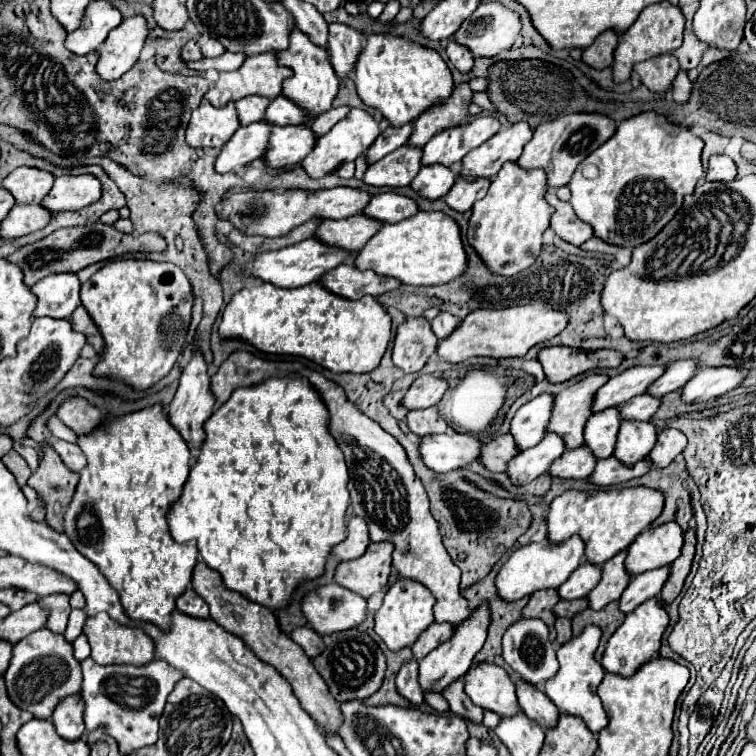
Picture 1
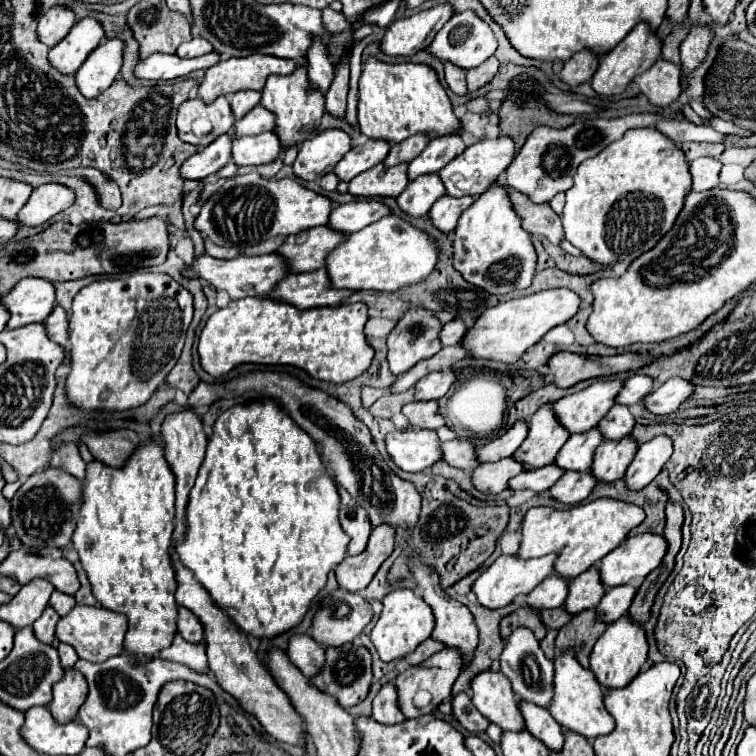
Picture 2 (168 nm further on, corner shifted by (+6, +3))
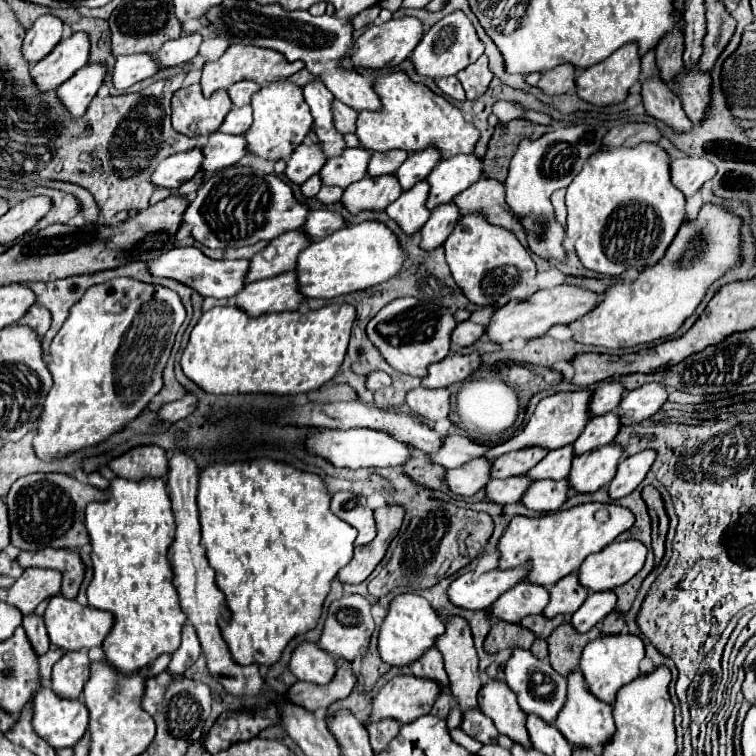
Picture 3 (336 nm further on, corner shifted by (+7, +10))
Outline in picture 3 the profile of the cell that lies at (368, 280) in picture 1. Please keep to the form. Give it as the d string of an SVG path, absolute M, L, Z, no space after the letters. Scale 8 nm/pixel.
M296 271L248 283L236 295L236 307L244 309L248 315L254 317L264 313L296 311L302 301L306 301L306 297L300 293Z

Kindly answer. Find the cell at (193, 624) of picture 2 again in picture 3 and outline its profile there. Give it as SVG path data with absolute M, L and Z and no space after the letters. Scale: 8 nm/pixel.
M186 621L184 629L182 629L180 649L176 649L176 653L172 655L172 661L168 665L168 673L182 675L198 659L200 653L202 653L202 649L200 649L200 641L196 637L196 631L194 631L192 623Z

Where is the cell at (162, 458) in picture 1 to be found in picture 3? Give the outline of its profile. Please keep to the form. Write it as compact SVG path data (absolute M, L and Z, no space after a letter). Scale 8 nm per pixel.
M114 477L106 489L106 501L94 501L86 507L86 531L92 545L92 569L94 577L86 589L90 607L114 613L114 627L104 641L104 653L122 673L134 673L152 663L160 653L174 653L180 645L180 631L186 615L180 609L178 593L172 585L172 567L166 559L166 551L174 541L174 515L170 509L170 497L164 479L146 477L144 481L128 481Z

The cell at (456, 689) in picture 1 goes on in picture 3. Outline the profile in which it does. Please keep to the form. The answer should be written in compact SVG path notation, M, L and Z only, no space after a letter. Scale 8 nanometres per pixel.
M472 709L472 713L464 713L462 715L462 725L460 729L464 733L468 733L470 737L478 739L480 743L488 745L488 743L496 743L498 739L498 731L492 725L492 719L484 717L480 709Z

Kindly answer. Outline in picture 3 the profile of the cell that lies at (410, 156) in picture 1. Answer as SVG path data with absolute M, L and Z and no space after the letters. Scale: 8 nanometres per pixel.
M392 173L384 177L362 177L360 181L348 185L342 195L342 205L352 213L358 213L362 209L382 211L400 195L400 183Z

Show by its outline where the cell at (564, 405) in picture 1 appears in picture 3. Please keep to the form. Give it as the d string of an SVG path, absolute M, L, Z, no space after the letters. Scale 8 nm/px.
M540 447L504 453L504 457L498 457L496 461L492 461L492 477L504 479L504 477L528 473L542 457L546 457L546 453L548 449L540 449Z

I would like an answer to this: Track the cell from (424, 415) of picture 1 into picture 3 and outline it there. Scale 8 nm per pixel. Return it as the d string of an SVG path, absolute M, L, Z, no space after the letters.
M412 389L406 395L406 405L426 421L446 419L450 411L450 389Z

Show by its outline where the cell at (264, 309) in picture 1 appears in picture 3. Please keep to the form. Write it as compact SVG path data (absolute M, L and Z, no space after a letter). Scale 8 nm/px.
M350 303L314 311L282 311L250 317L236 305L206 311L182 353L188 379L208 393L308 393L332 381L344 363L356 309Z

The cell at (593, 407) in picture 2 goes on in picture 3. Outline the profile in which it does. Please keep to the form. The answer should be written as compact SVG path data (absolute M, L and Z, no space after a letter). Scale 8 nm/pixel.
M582 389L582 391L570 391L570 393L556 393L556 395L550 395L550 397L544 397L534 415L530 417L528 425L512 439L500 443L500 445L494 445L486 457L488 459L496 459L500 457L502 453L508 453L508 451L514 451L514 449L522 449L522 447L530 447L530 445L540 445L540 447L546 447L546 449L558 449L558 447L564 447L572 441L576 441L576 437L580 437L580 431L584 431L584 425L592 419L592 415L588 413L588 401L592 397L592 389Z

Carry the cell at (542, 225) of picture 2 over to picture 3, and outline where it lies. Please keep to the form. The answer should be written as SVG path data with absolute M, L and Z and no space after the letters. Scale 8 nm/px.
M482 177L474 185L470 185L466 191L456 195L454 203L460 207L462 215L468 215L474 211L484 211L488 215L488 221L492 221L494 225L504 225L510 231L522 227L520 221L516 221L516 217L512 217L512 213L506 205L504 183L500 183L500 181Z

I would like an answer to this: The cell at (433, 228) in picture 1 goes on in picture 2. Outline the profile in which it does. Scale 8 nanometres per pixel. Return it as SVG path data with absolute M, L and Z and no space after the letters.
M385 216L367 228L349 234L325 258L331 288L337 290L385 290L395 292L403 286L427 278L437 264L437 244L421 230L397 216Z

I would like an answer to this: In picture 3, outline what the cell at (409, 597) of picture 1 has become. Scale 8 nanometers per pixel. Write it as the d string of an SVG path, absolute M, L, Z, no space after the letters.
M414 593L396 595L390 603L388 615L378 629L378 653L388 665L408 665L416 661L426 649L434 645L434 639L444 633L444 623L438 619L432 605Z

